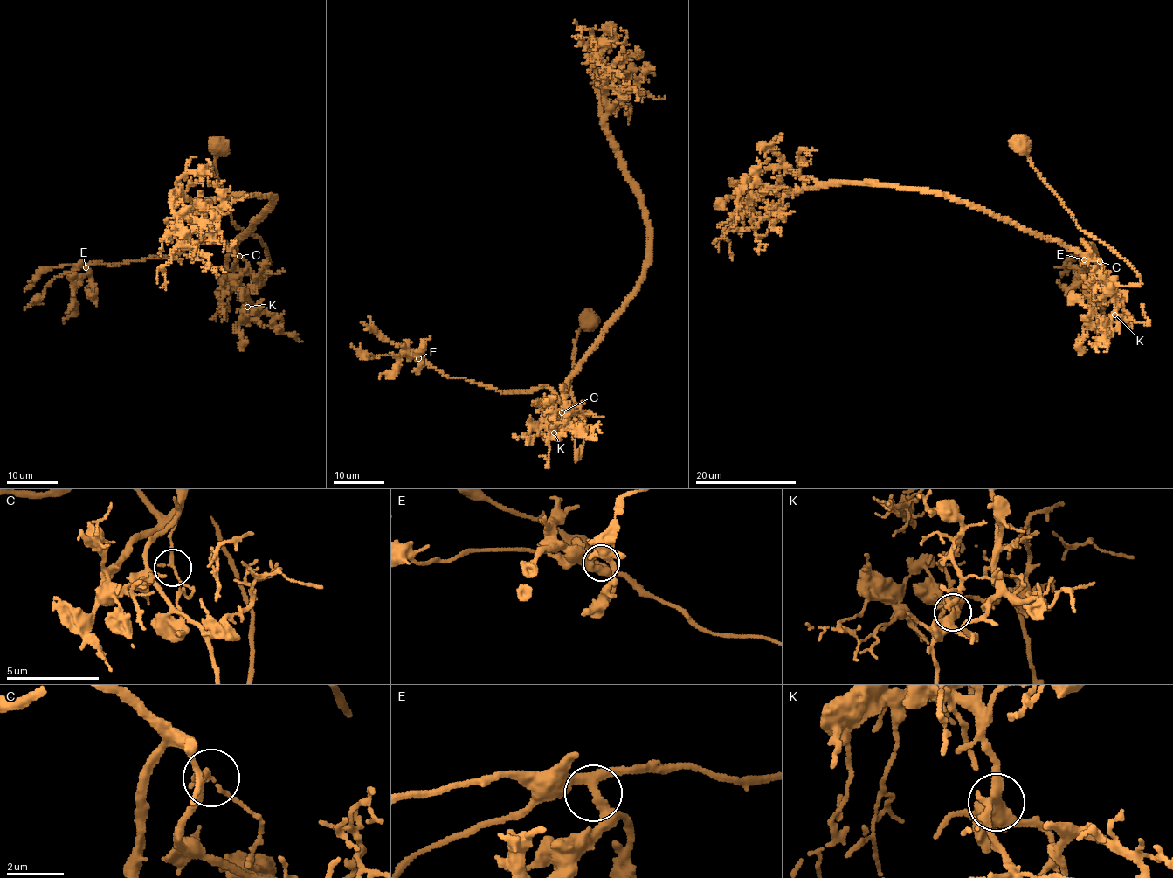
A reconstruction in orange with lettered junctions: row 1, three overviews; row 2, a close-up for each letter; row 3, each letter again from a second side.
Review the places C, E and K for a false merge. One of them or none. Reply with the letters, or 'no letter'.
C

